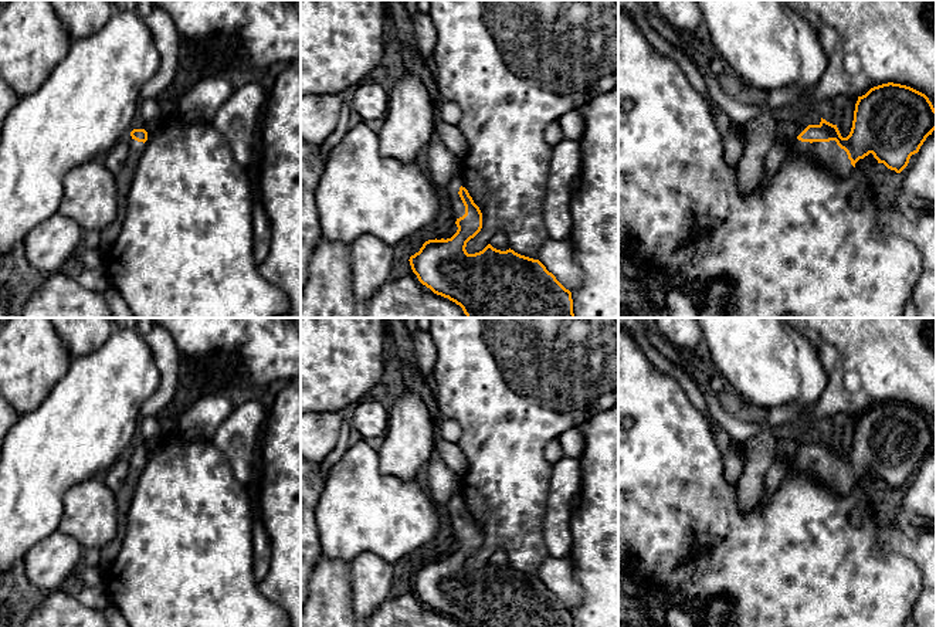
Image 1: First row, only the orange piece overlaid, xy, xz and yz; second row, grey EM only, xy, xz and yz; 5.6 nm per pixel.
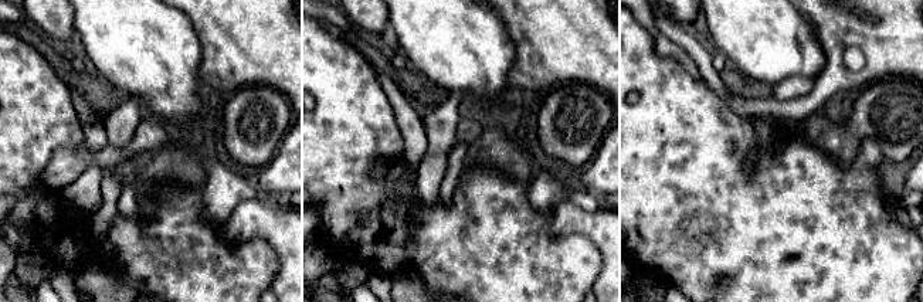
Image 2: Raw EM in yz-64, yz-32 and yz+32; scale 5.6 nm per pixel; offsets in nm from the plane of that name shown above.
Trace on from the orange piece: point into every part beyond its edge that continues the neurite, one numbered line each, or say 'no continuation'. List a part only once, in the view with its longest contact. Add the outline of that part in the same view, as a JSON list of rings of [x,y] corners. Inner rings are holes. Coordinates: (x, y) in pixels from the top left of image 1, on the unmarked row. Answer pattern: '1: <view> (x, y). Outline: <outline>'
1: yz (828, 473). Outline: [[[797,457],[793,465],[797,471],[813,477],[838,496],[847,496],[854,487],[847,470],[835,458],[810,461]]]

